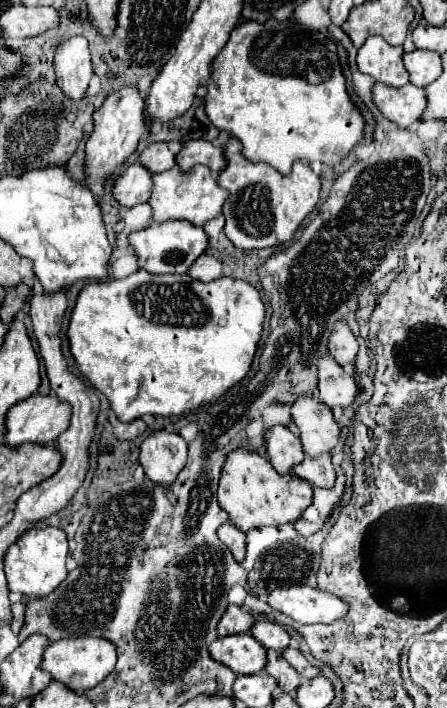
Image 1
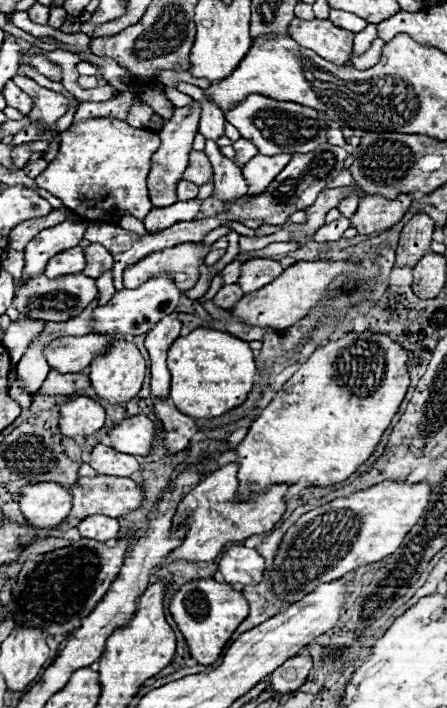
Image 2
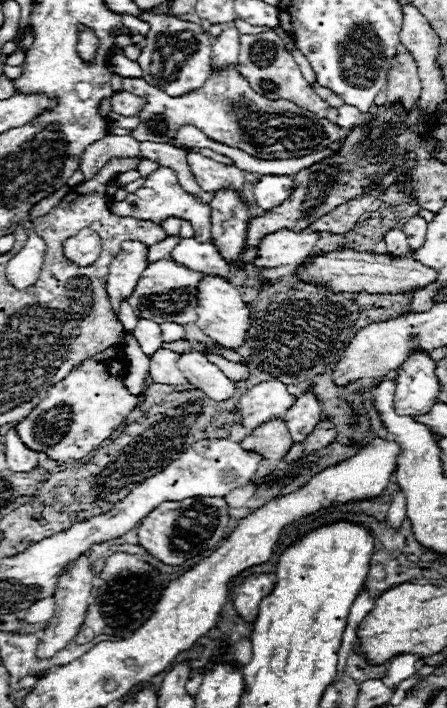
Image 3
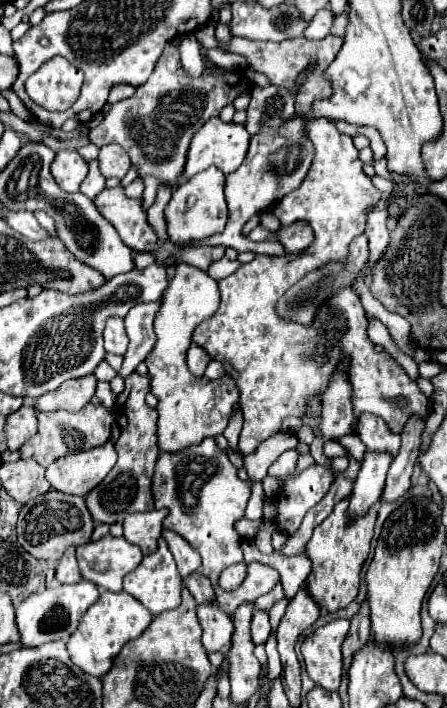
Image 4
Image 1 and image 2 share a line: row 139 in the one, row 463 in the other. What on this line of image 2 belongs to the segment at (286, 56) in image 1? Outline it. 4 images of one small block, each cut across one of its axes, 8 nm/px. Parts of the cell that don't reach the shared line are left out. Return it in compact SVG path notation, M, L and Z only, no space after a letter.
M380 332L346 334L336 342L328 342L296 370L296 374L276 392L272 402L252 422L246 438L234 448L238 464L238 500L250 500L252 494L264 494L274 484L298 484L306 480L310 486L332 486L354 474L374 452L384 430L390 426L398 406L410 384L406 368L406 350Z

